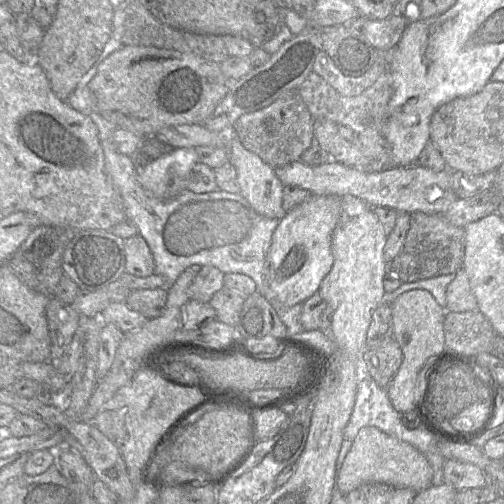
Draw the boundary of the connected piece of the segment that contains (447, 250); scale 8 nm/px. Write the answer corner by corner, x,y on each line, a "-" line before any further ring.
423,212
410,214
410,227
400,253
388,263
402,283
411,283
441,275
455,274
462,268
464,228
452,225
444,215

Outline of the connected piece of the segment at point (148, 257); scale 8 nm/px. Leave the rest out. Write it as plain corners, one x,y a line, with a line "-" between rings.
140,234
125,240
125,272
138,277
155,273
153,254

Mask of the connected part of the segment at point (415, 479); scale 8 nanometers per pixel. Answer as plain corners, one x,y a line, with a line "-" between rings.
376,427
361,428
352,441
336,484
344,495
369,483
383,483
396,487
411,488
416,492
432,485
433,470
427,458
412,445
391,437

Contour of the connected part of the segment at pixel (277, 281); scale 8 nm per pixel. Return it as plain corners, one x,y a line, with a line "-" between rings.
311,194
305,202
288,211
279,221
273,234
267,261
270,287
277,299
286,307
303,304
308,298
317,293
323,279
331,271
334,263
332,233
337,225
340,212
340,197

